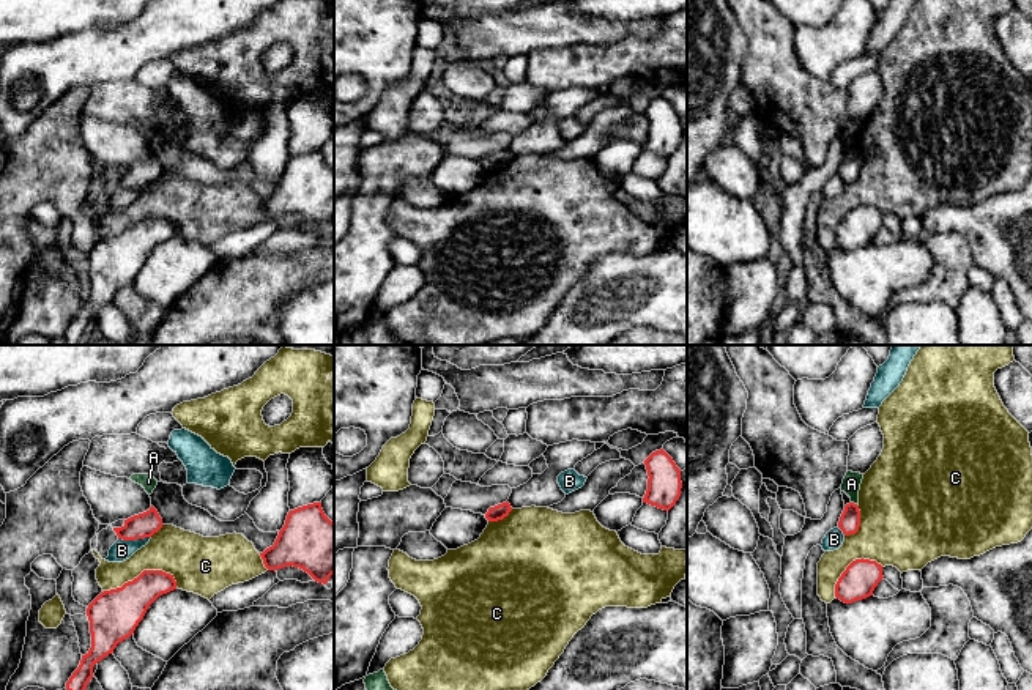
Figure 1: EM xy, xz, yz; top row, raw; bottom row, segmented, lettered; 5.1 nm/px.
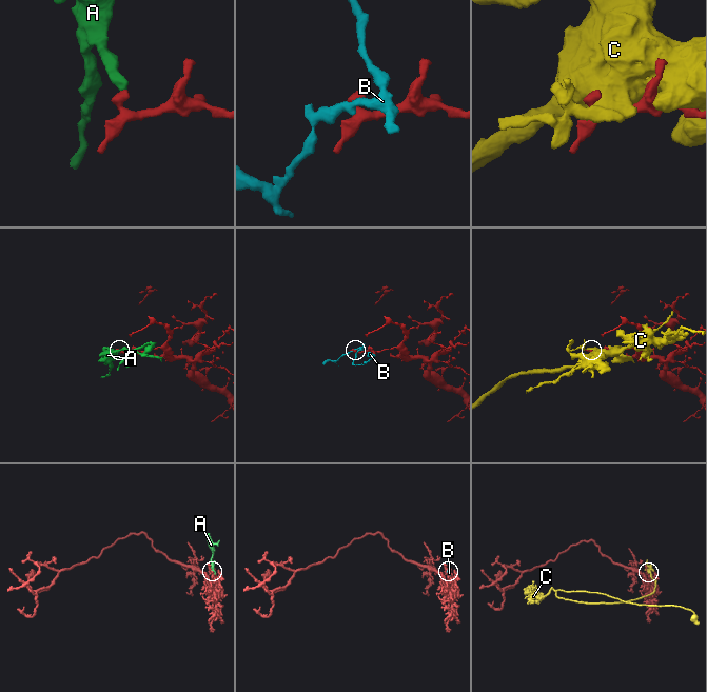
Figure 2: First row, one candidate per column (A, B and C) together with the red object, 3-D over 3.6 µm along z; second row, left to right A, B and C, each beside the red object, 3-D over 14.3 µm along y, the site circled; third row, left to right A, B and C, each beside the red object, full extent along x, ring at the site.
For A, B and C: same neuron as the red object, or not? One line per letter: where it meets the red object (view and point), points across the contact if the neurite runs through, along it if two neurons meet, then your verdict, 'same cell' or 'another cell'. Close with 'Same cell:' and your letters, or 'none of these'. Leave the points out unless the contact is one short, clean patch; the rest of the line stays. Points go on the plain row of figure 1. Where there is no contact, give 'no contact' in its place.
A: meets red in yz at (853, 150); border along yz (851, 148), (856, 152); another cell
B: meets red in xy at (134, 186); border along xy (150, 183), (118, 186); another cell
C: meets red in xy at (142, 219); another cell
Same cell: none of these

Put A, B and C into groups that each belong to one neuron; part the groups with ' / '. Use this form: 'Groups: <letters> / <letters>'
Groups: A / B / C

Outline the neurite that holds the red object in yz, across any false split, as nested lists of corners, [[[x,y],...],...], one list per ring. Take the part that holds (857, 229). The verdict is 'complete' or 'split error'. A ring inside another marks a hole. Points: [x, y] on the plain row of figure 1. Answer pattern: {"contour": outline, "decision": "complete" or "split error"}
{"contour": [[[856,206],[841,221],[835,232],[835,244],[845,250],[873,243],[882,227],[882,213],[870,206]]], "decision": "complete"}

